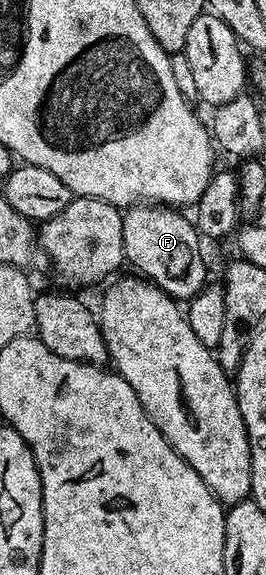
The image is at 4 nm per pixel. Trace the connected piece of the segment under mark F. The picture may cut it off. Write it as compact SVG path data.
M132 206L123 212L123 255L128 265L132 264L134 271L138 273L140 277L146 278L155 284L162 292L166 292L172 300L176 302L189 302L194 296L203 289L204 284L208 283L209 276L207 276L207 264L203 261L203 252L199 249L199 243L201 243L201 237L198 228L190 219L187 220L182 216L182 211L176 210L171 206Z

